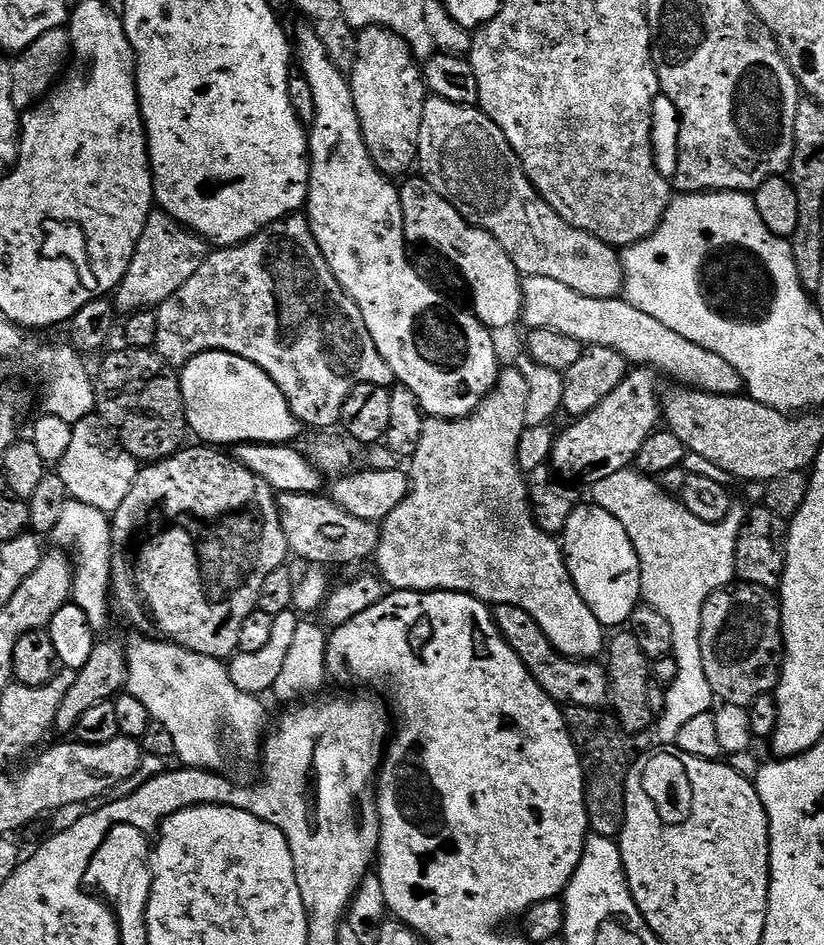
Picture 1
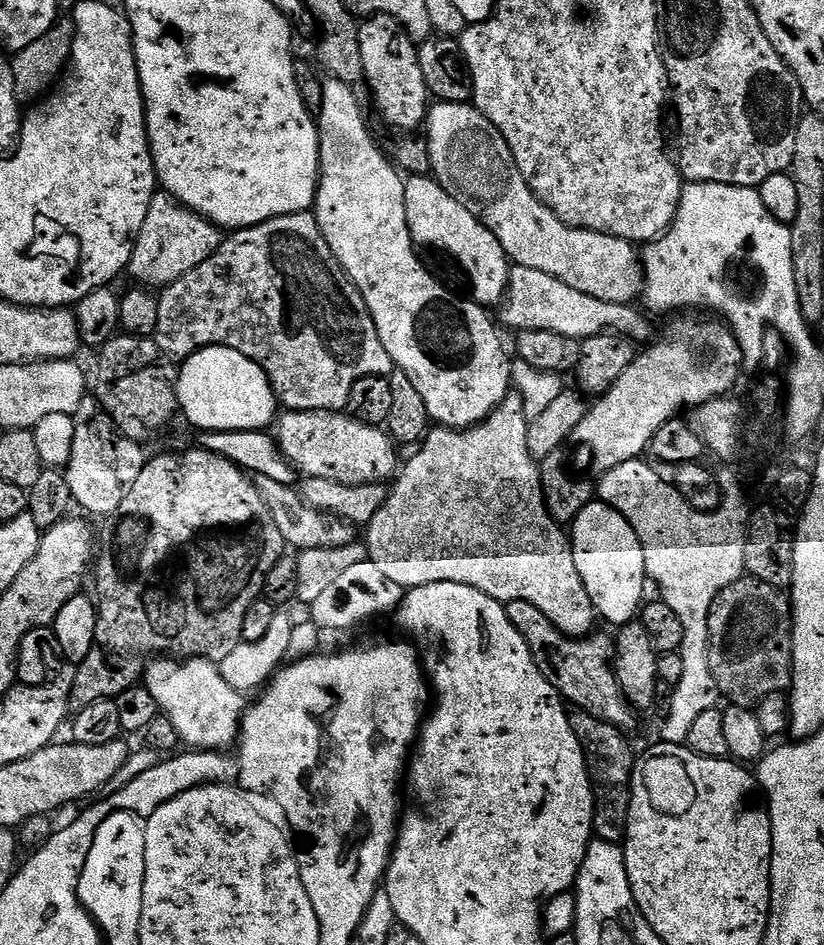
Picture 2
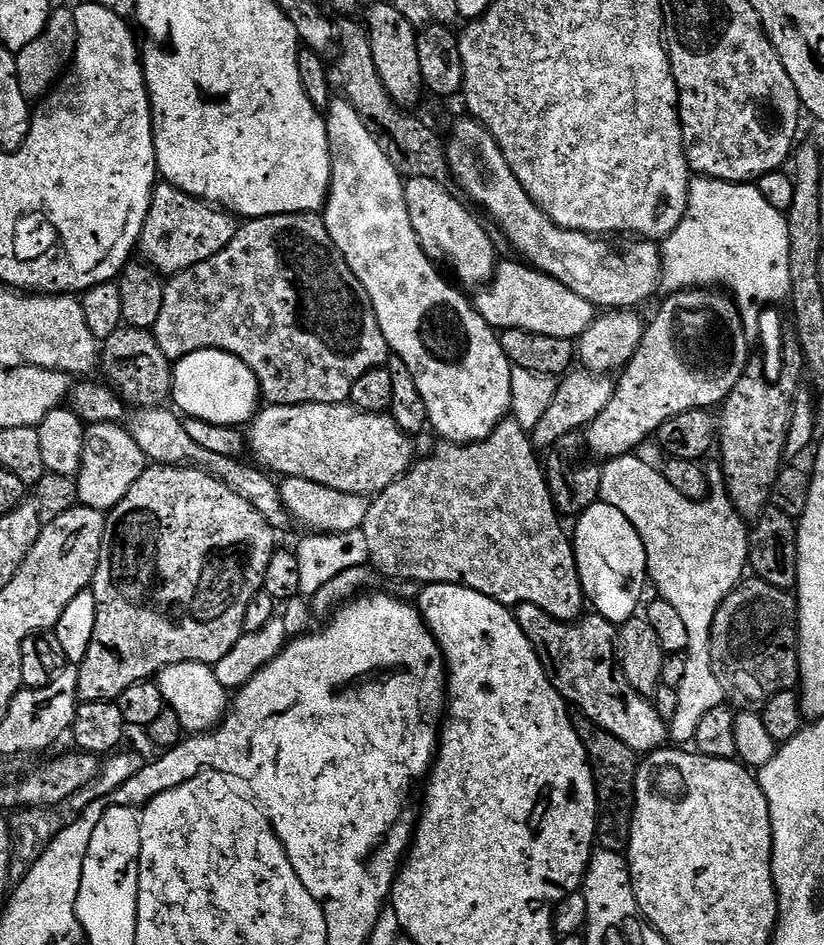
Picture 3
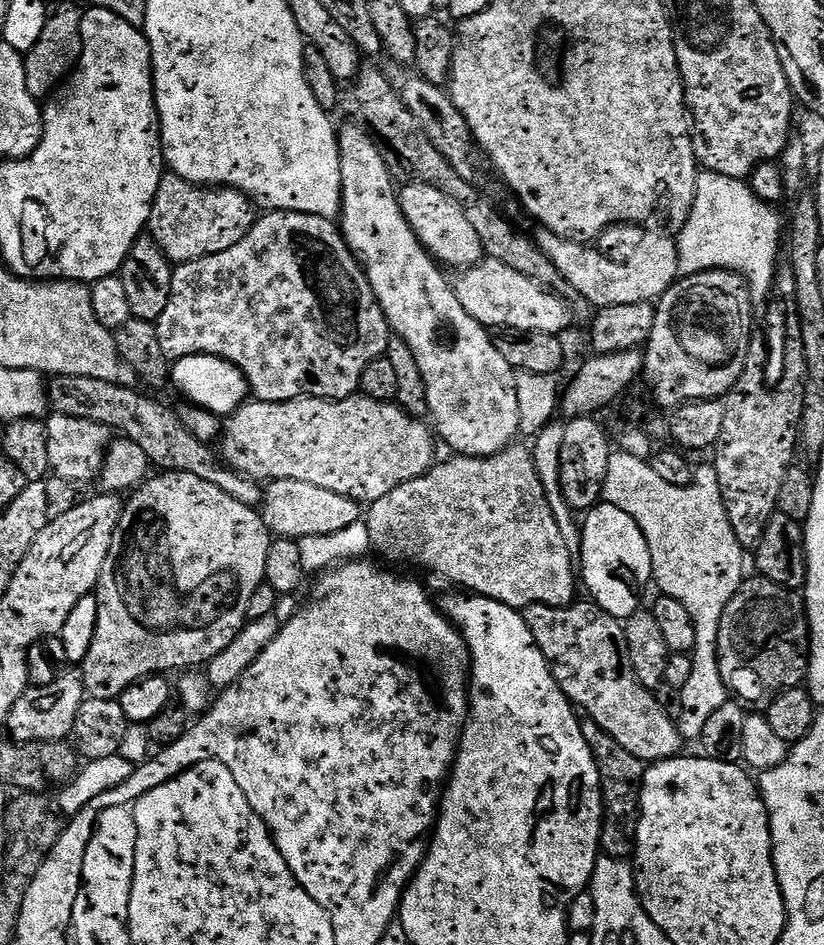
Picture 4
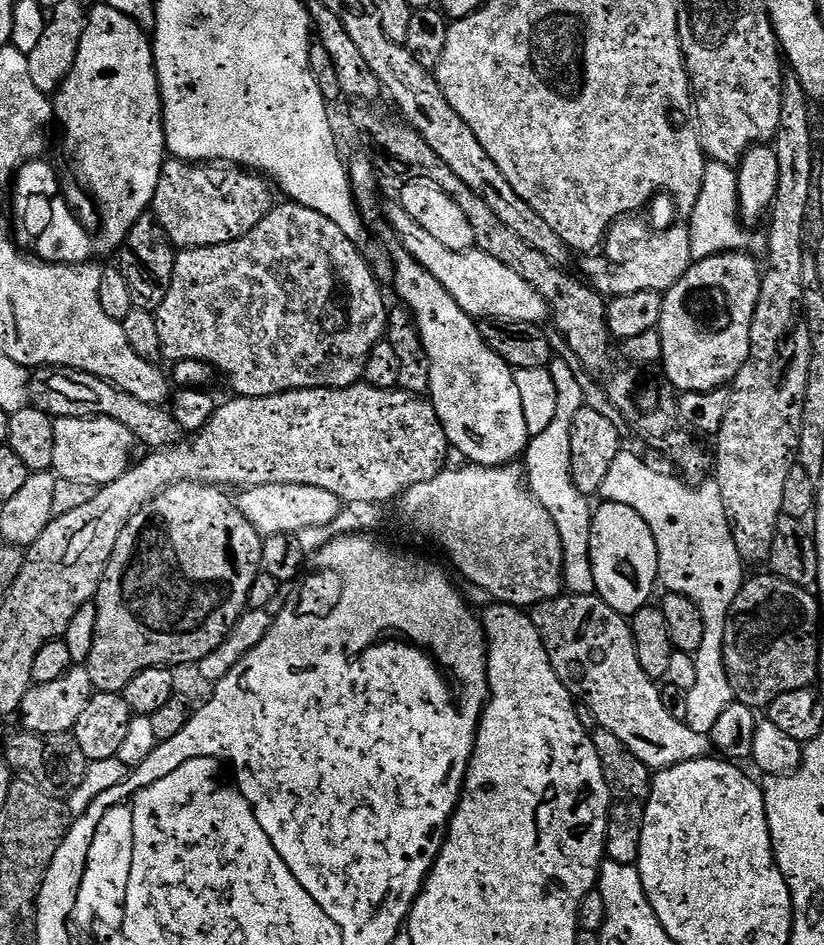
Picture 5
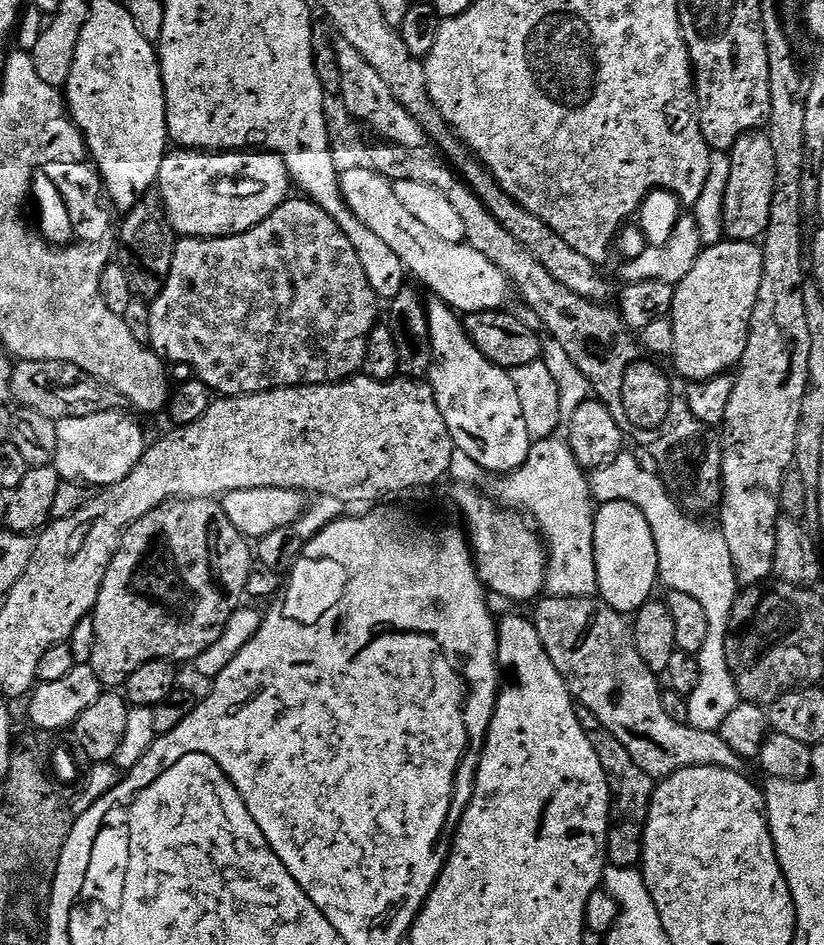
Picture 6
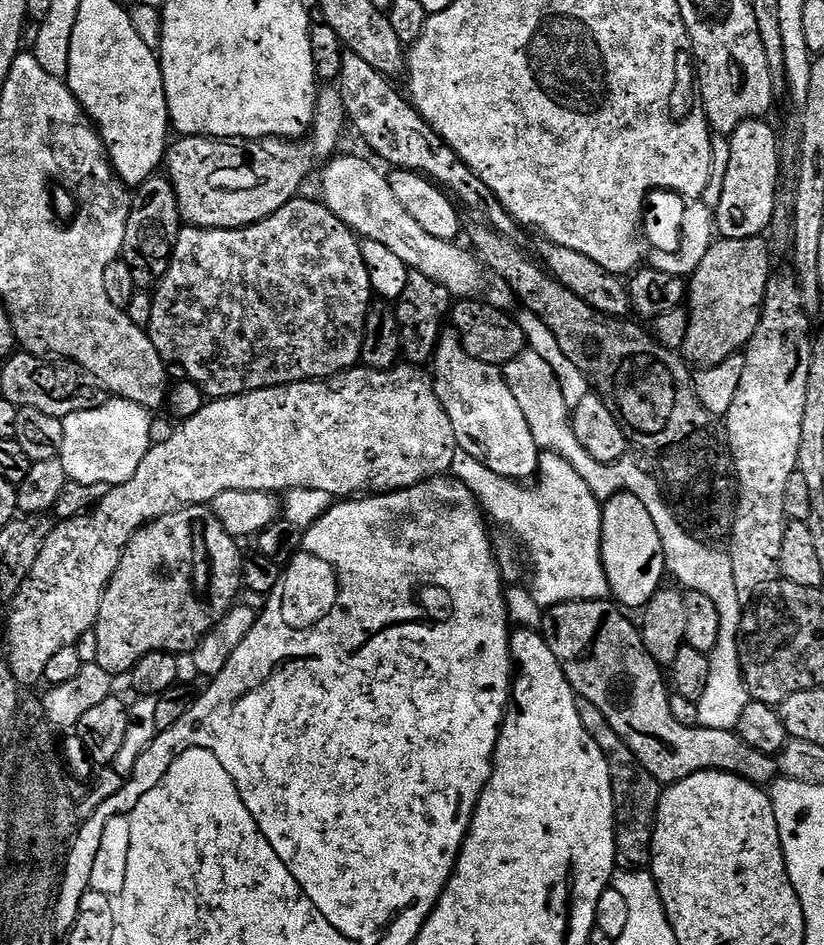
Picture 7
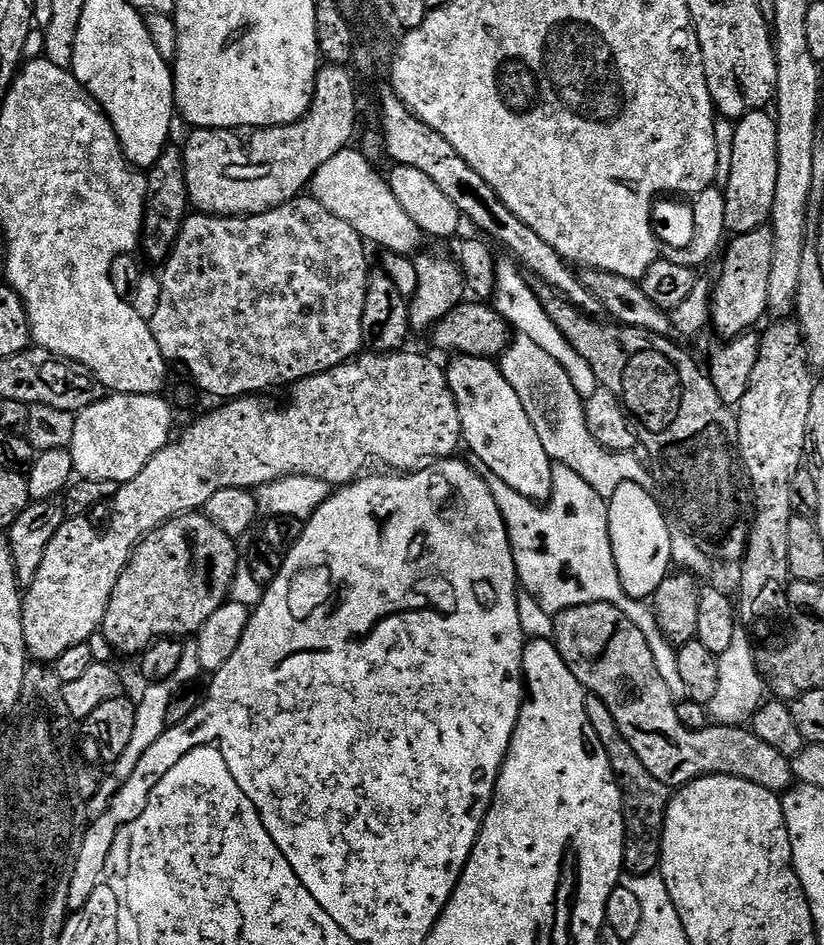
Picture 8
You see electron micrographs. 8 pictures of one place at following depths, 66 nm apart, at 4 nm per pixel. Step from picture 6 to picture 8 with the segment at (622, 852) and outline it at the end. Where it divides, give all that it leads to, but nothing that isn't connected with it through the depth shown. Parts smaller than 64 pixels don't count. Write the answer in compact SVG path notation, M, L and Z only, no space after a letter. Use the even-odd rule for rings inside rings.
M585 695L586 718L590 718L590 726L594 726L594 734L598 734L598 742L602 742L602 750L606 750L606 758L610 758L612 773L616 775L616 785L620 787L624 803L624 831L627 839L624 842L624 872L628 876L645 876L657 871L660 866L660 845L657 843L664 831L664 819L670 799L670 789L658 782L646 766L642 766L642 758L634 754L634 746L626 742L622 730L618 730L618 722L614 722L614 714L606 710L606 702L602 698Z

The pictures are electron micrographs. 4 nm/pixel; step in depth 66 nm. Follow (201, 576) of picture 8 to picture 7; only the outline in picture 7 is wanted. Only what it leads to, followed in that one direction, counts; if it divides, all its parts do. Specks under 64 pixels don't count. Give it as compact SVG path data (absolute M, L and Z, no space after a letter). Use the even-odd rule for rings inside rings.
M180 506L138 529L104 591L94 629L95 663L107 672L128 674L151 652L188 654L196 649L208 631L237 603L236 595L242 592L245 557L240 556L236 544L237 537L231 536L208 506Z

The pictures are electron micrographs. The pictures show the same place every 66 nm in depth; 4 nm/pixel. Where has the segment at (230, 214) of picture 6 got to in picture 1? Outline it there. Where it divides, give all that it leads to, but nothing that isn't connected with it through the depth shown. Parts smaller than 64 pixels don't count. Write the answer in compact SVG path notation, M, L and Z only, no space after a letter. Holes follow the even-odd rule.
M153 211L142 230L142 238L138 238L126 274L114 289L115 307L121 313L131 314L158 306L166 298L170 298L170 294L174 294L174 290L178 290L182 282L186 282L186 278L193 276L194 270L202 266L209 251L209 245L204 237L179 224L167 212Z

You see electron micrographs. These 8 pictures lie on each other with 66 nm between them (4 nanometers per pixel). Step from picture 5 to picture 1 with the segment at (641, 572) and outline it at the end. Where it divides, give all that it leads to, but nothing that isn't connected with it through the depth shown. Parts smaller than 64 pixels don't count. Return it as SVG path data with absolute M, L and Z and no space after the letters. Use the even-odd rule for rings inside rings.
M591 502L585 504L585 508L584 505L577 506L564 527L564 561L578 594L582 594L586 606L594 610L594 618L598 618L605 629L616 630L631 621L633 610L642 600L638 554L622 522L618 522L614 514L597 508Z

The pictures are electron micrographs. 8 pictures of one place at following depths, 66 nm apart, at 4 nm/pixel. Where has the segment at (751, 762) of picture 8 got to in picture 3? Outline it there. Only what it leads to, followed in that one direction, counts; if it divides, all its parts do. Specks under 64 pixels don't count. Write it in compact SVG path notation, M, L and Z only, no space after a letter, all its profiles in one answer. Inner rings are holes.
M533 604L515 605L514 611L522 634L530 638L550 682L579 715L614 734L638 754L655 752L669 743L670 728L665 717L660 717L651 699L640 696L626 682L616 653L617 625L595 614L584 614L571 622L559 620Z

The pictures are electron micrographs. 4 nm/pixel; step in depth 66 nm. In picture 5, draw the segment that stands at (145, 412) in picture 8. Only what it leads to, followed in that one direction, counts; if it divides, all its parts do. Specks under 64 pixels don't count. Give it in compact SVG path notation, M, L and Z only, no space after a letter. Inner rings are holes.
M87 416L86 418L66 418L59 417L54 426L54 462L52 468L55 475L62 479L69 479L71 482L92 483L99 486L114 482L118 478L122 478L122 474L127 472L130 465L133 463L134 455L132 456L132 447L137 447L138 441L134 434L130 434L130 430L126 430L126 426L122 426L122 422L114 422L114 418L106 418L105 416Z

